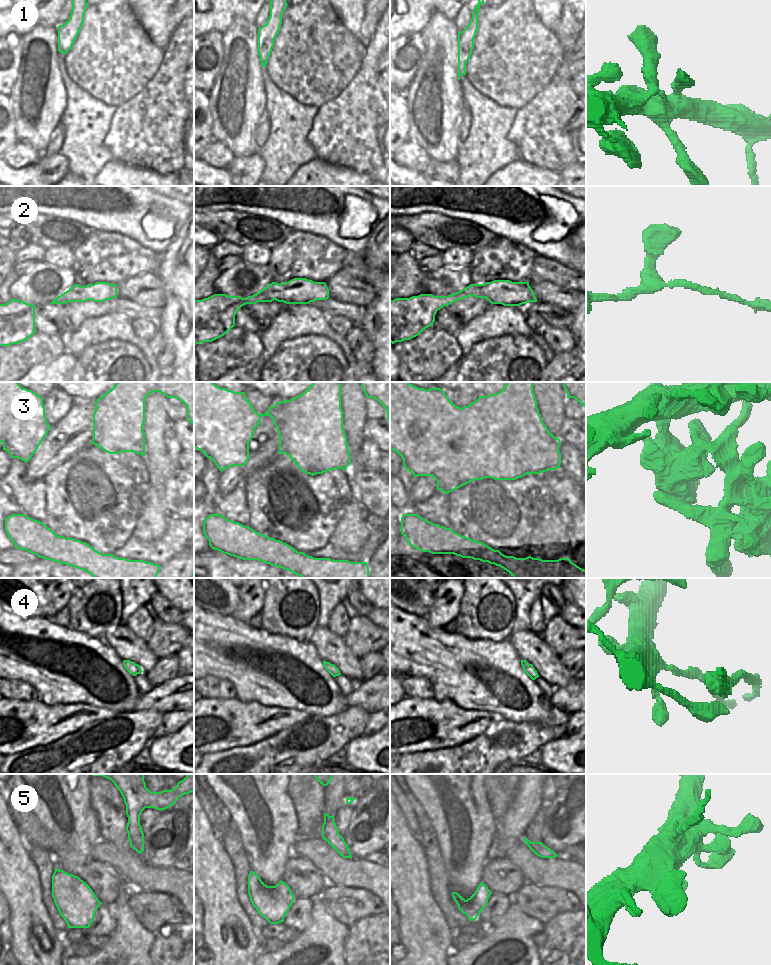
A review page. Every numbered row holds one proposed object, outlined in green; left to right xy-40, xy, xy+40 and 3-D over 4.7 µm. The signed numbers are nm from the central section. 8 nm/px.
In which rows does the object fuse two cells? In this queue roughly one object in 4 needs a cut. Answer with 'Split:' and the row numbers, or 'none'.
Split: 3, 4

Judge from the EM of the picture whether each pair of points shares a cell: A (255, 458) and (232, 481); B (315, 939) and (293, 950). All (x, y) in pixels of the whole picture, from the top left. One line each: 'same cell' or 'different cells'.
A: same cell
B: same cell

